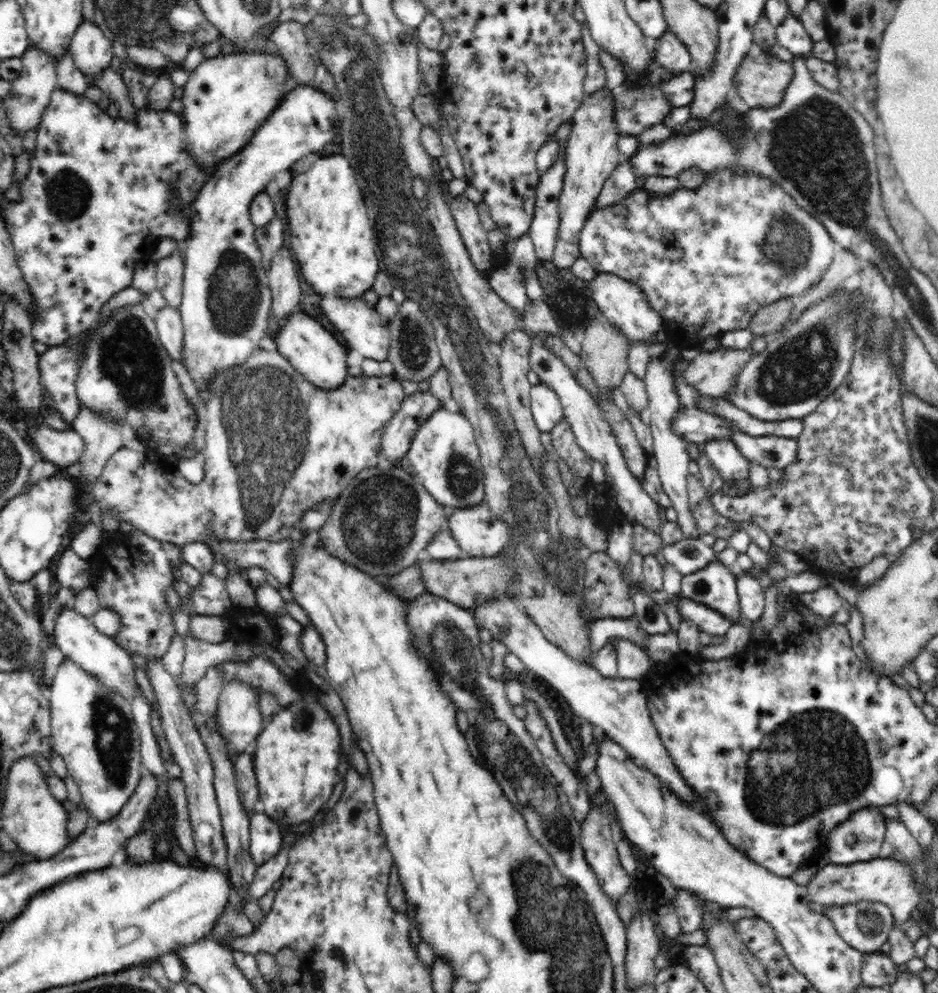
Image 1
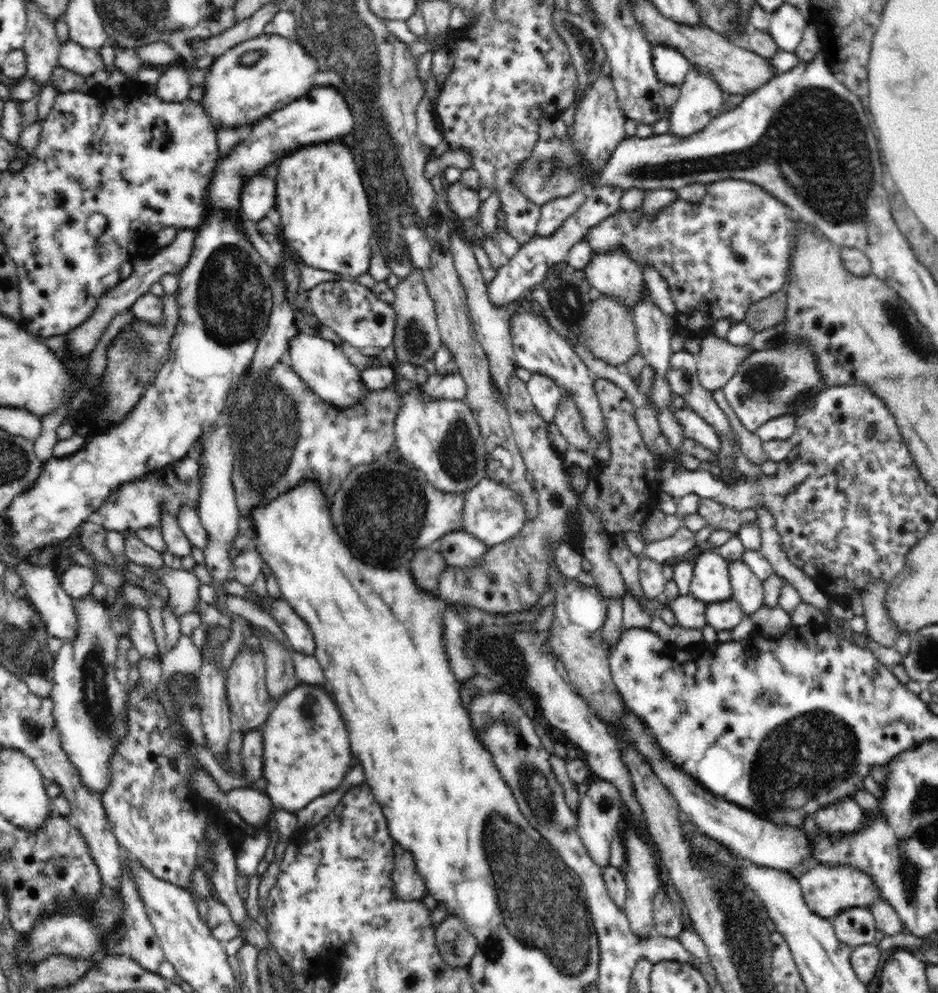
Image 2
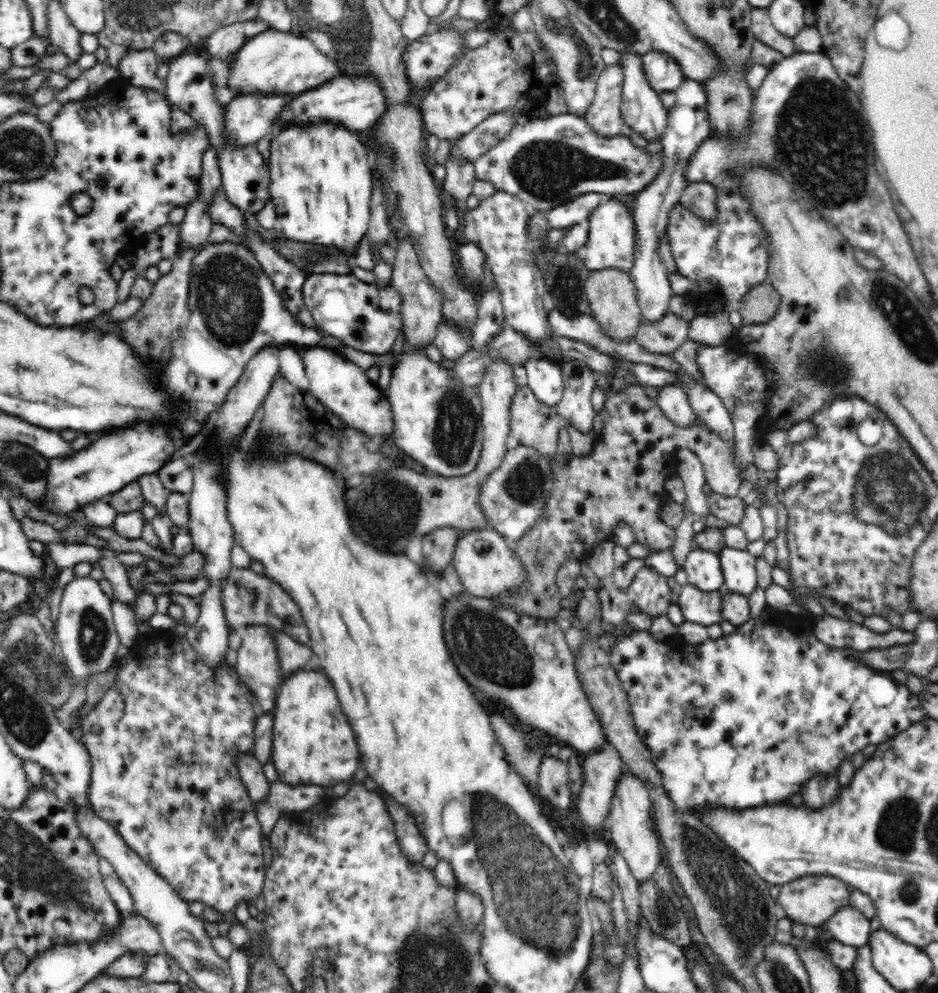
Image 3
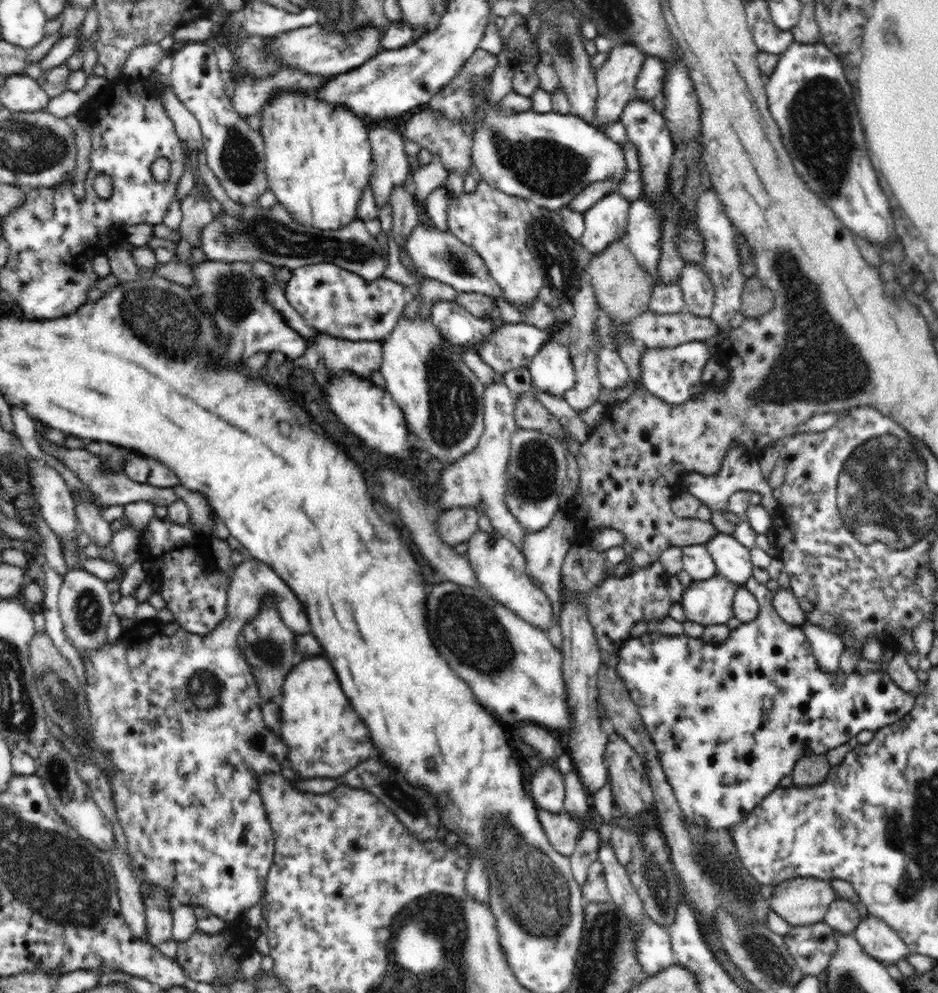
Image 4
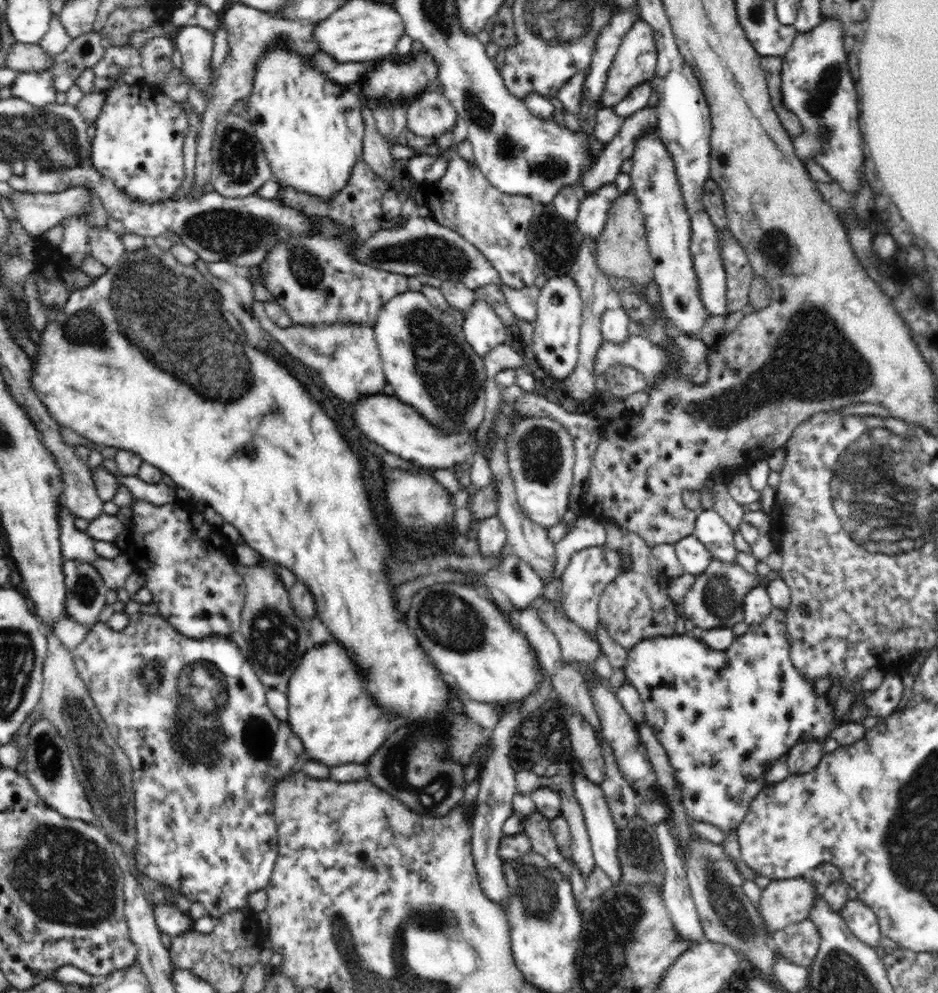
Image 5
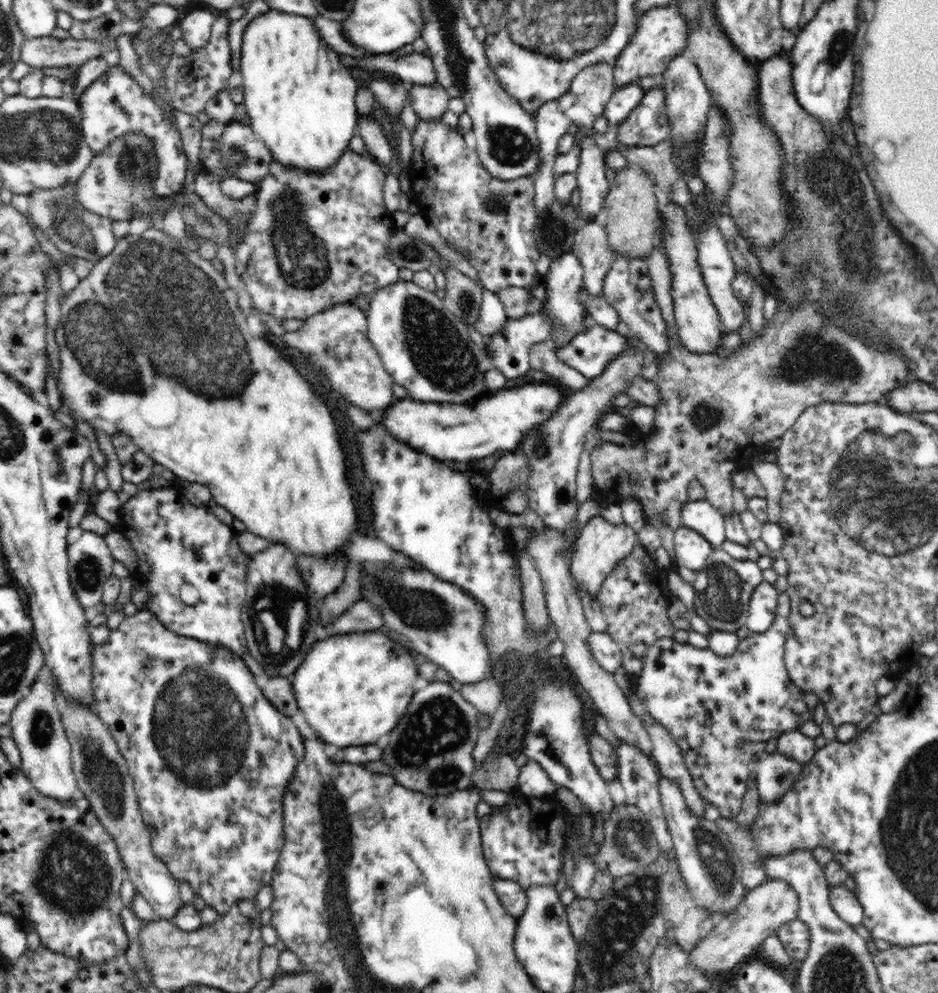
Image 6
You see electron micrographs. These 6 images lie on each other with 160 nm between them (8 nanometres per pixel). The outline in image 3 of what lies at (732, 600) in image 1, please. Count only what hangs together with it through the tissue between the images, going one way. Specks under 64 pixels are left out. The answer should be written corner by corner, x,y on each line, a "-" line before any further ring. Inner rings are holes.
694,547
688,554
683,570
688,581
703,592
724,589
724,576
718,553

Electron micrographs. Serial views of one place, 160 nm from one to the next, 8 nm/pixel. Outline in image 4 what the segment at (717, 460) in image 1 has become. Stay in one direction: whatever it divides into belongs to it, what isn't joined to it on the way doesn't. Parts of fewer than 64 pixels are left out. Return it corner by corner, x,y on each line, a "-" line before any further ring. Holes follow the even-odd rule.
707,341
684,342
674,348
647,348
641,353
641,384
668,404
684,404
691,398
691,388
701,382
706,361
714,354
714,347

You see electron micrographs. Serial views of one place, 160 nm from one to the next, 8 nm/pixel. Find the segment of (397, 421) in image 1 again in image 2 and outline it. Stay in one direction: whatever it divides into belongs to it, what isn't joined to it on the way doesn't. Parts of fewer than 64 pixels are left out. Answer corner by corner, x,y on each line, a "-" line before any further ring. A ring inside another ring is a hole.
458,370
450,374
430,375
428,380
421,384
421,394
432,398
461,400
466,396
466,383

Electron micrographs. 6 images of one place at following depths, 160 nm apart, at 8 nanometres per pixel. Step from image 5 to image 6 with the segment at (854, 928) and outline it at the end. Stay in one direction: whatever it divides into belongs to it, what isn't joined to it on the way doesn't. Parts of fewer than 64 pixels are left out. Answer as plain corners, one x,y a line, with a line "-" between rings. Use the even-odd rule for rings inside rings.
844,884
829,886
828,896
831,906
842,921
852,927
863,924
865,918
864,908
856,898
856,895
846,889

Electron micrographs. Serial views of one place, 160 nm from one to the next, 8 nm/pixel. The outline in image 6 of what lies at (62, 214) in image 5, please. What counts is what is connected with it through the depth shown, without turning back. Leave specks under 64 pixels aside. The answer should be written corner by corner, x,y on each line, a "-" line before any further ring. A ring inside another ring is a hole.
126,132
126,134
116,138
114,142
110,142
104,152
93,154
92,162
86,166
75,184
75,196
77,196
75,202
92,214
112,220
130,222
135,218
144,218
152,213
154,216
159,216
155,210
155,202
160,199
160,196
157,196
151,187
151,178
154,176
158,165
159,162
151,140
139,132

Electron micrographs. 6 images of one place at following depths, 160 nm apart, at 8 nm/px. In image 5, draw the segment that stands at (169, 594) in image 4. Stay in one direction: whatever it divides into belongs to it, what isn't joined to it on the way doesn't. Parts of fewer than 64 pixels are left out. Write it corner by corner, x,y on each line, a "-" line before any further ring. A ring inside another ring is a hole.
134,498
133,526
128,542
140,546
143,558
150,562
146,570
146,589
152,593
152,602
162,615
181,635
193,639
208,639
216,635
230,637
240,630
240,614
244,608
245,582
233,556
233,543
220,529
208,525
202,513
190,514
181,504
156,506

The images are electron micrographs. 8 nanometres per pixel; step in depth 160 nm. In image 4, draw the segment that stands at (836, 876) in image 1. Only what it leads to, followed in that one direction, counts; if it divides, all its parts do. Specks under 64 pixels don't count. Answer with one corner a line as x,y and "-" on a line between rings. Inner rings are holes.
808,877
775,885
768,902
773,912
789,926
796,927
824,922
836,896
830,881

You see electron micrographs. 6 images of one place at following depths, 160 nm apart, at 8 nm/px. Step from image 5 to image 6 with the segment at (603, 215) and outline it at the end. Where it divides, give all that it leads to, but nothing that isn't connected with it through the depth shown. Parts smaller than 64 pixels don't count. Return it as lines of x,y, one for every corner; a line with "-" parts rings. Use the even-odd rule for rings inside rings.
586,130
579,165
574,172
580,191
579,210
584,214
585,221
596,219
603,212
604,201
610,190
610,182
606,179
605,152
588,135

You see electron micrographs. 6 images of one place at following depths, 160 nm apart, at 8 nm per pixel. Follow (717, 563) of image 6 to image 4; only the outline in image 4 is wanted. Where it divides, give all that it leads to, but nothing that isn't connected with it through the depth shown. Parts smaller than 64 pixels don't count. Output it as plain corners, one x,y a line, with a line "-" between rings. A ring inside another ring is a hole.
719,573
709,580
692,580
690,584
683,588
683,594
679,601
683,606
686,621
691,620
704,627
715,624
726,624
730,618
734,617
733,598
738,588
740,588
740,586
728,581

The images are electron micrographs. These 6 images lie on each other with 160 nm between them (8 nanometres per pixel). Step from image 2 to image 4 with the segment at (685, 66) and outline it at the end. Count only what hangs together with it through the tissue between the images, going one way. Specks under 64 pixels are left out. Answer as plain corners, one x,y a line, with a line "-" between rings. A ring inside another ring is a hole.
648,56
644,59
635,85
636,98
651,102
663,92
666,76
666,65
659,57

